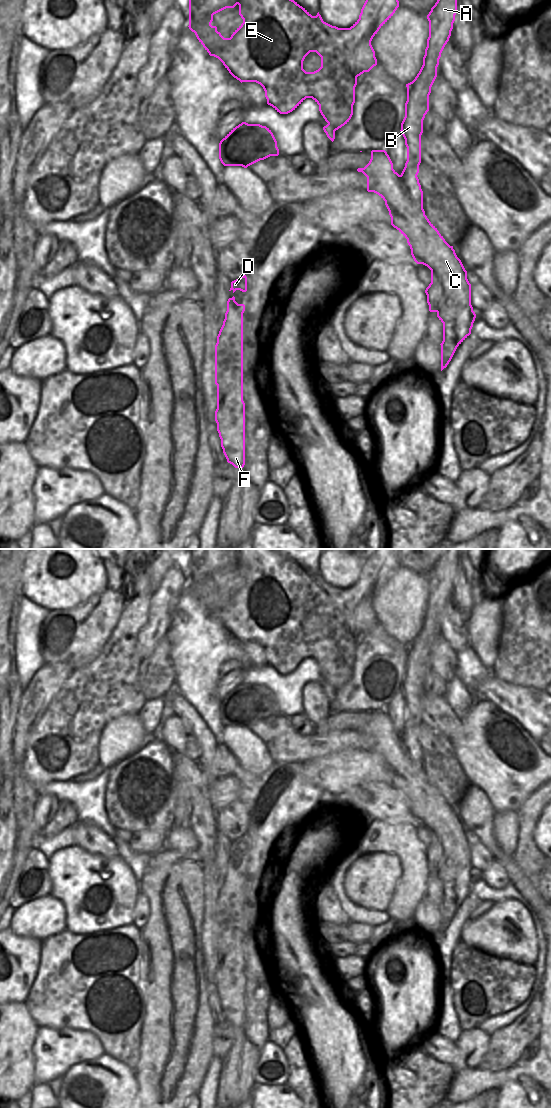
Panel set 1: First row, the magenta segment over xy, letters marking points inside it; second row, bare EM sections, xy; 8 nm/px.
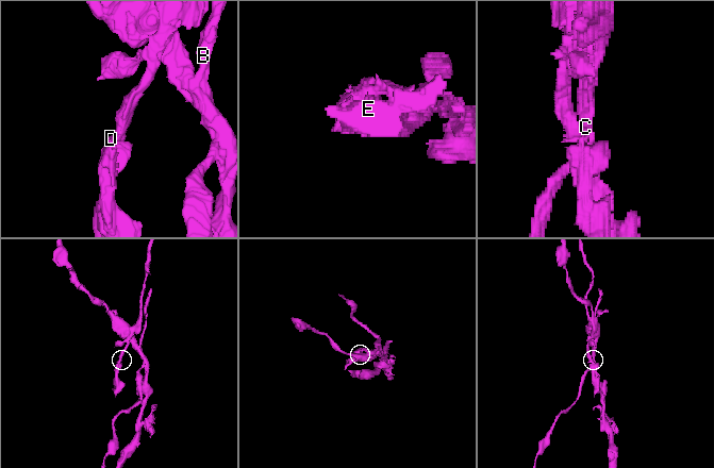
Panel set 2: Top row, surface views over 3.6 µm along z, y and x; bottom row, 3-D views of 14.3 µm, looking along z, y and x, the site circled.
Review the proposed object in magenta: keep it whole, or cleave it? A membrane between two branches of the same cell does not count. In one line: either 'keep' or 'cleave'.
cleave

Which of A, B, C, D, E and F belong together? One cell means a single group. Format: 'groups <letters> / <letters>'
groups A B / C D E F

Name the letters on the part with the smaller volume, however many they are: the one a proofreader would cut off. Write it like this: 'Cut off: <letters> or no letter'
Cut off: A, B

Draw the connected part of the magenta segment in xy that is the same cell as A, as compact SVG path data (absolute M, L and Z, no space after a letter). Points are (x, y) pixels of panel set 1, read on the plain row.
M442 549L427 575L429 597L423 625L415 639L406 644L405 677L400 691L407 707L407 721L400 736L405 753L416 764L423 764L423 751L417 737L421 723L423 680L429 671L431 647L437 637L441 613L451 596L456 573L457 549Z

